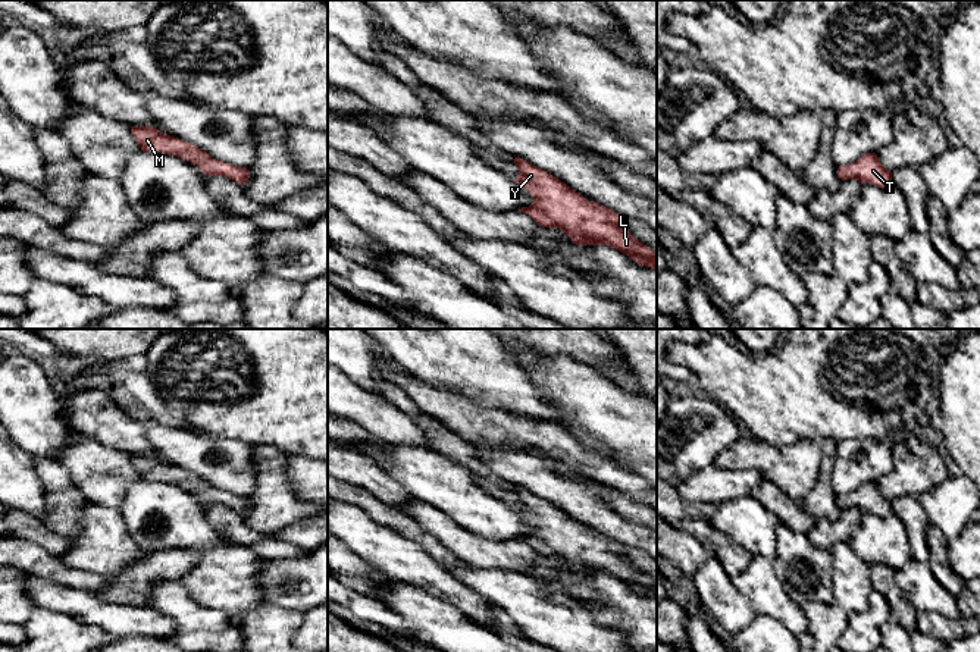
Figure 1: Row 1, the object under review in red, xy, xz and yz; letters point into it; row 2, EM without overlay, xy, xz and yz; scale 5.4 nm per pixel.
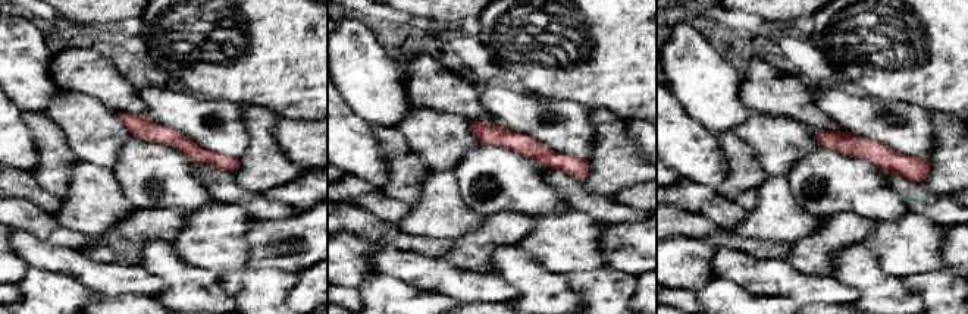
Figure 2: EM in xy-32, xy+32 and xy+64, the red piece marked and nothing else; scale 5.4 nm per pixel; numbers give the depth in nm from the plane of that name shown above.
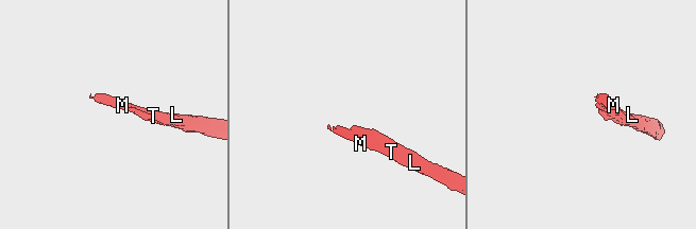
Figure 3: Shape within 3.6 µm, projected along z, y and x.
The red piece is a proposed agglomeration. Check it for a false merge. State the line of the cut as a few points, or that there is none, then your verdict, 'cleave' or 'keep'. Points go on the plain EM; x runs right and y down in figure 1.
no cut; keep

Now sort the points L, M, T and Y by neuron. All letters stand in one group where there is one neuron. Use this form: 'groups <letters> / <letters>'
groups L M T Y

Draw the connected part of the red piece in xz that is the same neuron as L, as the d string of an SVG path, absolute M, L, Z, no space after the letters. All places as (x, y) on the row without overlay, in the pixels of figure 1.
M516 486L517 514L533 526L529 536L517 540L529 543L544 557L560 557L576 574L608 574L635 592L657 599L657 583L627 559L627 546L588 530L558 507Z

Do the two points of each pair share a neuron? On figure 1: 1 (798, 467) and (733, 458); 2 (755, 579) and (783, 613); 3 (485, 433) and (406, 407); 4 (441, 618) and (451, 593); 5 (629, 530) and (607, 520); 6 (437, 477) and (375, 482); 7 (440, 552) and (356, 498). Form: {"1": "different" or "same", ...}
{"1": "same", "2": "same", "3": "different", "4": "different", "5": "same", "6": "different", "7": "same"}

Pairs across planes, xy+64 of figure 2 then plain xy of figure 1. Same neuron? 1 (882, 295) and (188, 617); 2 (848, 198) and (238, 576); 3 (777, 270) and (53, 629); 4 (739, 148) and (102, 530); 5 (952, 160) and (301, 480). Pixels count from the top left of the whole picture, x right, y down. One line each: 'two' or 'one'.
1: one
2: two
3: two
4: two
5: two

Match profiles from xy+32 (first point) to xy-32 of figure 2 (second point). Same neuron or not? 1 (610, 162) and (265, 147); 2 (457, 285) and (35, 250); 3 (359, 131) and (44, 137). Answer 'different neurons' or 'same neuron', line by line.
1: same neuron
2: same neuron
3: different neurons

